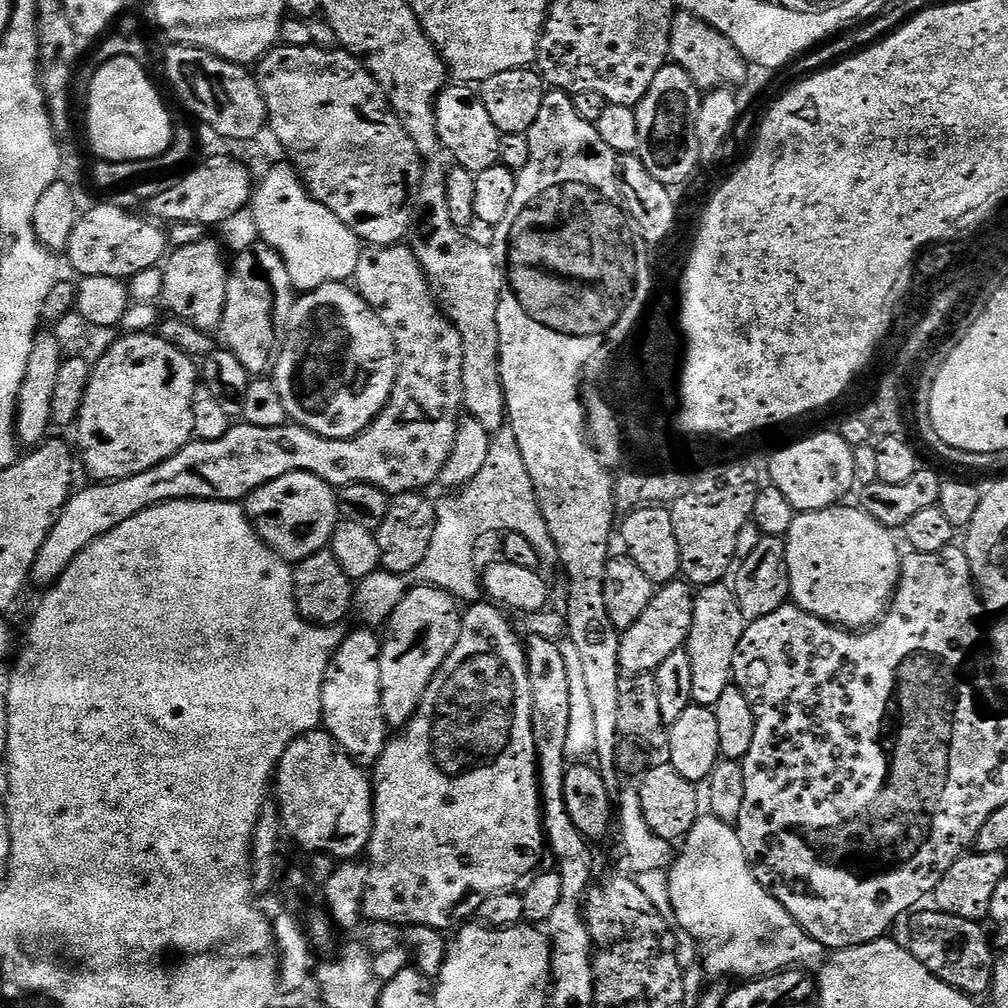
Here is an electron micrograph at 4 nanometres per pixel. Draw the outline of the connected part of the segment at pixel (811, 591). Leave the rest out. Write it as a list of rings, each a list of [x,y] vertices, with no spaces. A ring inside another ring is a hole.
[[[863,507],[823,508],[817,512],[802,512],[795,518],[785,539],[788,591],[791,603],[812,616],[827,620],[849,630],[864,630],[876,623],[888,610],[896,586],[900,583],[902,552],[896,549],[893,529],[878,522]]]

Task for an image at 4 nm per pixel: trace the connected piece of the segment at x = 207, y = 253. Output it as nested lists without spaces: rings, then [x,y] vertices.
[[[205,238],[192,245],[175,249],[167,257],[164,269],[164,295],[163,303],[168,303],[167,311],[174,316],[181,316],[186,322],[205,330],[216,330],[220,327],[220,319],[224,313],[226,302],[226,290],[228,289],[229,261],[224,261],[224,248],[218,241]]]

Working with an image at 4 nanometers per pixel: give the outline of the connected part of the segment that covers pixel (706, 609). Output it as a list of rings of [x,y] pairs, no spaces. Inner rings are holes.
[[[727,583],[705,584],[696,592],[694,602],[694,622],[690,626],[690,634],[686,651],[690,658],[690,670],[694,679],[690,694],[693,704],[704,708],[715,709],[718,698],[733,683],[732,667],[738,650],[738,642],[742,642],[742,634],[746,621],[738,606],[738,598]]]

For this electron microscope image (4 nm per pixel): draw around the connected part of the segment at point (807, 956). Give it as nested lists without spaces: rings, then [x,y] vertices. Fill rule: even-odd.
[[[711,814],[701,815],[696,825],[684,837],[682,847],[684,849],[679,849],[672,867],[666,872],[668,900],[676,911],[675,923],[680,923],[700,943],[700,948],[704,951],[704,964],[710,975],[741,976],[739,979],[747,982],[759,980],[761,976],[772,976],[785,968],[803,966],[812,970],[815,969],[815,964],[823,962],[826,955],[824,945],[819,944],[772,897],[771,891],[754,871],[733,825],[722,822]]]

